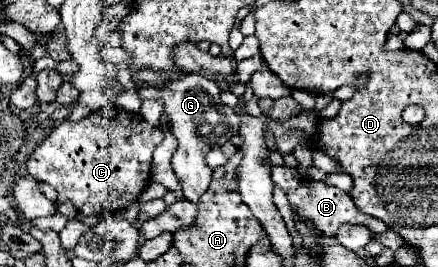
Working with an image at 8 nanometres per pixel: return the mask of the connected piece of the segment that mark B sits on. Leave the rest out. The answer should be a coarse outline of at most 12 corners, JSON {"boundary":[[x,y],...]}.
{"boundary":[[302,179],[288,191],[296,213],[326,237],[342,223],[388,231],[356,209],[352,197],[322,181]]}

